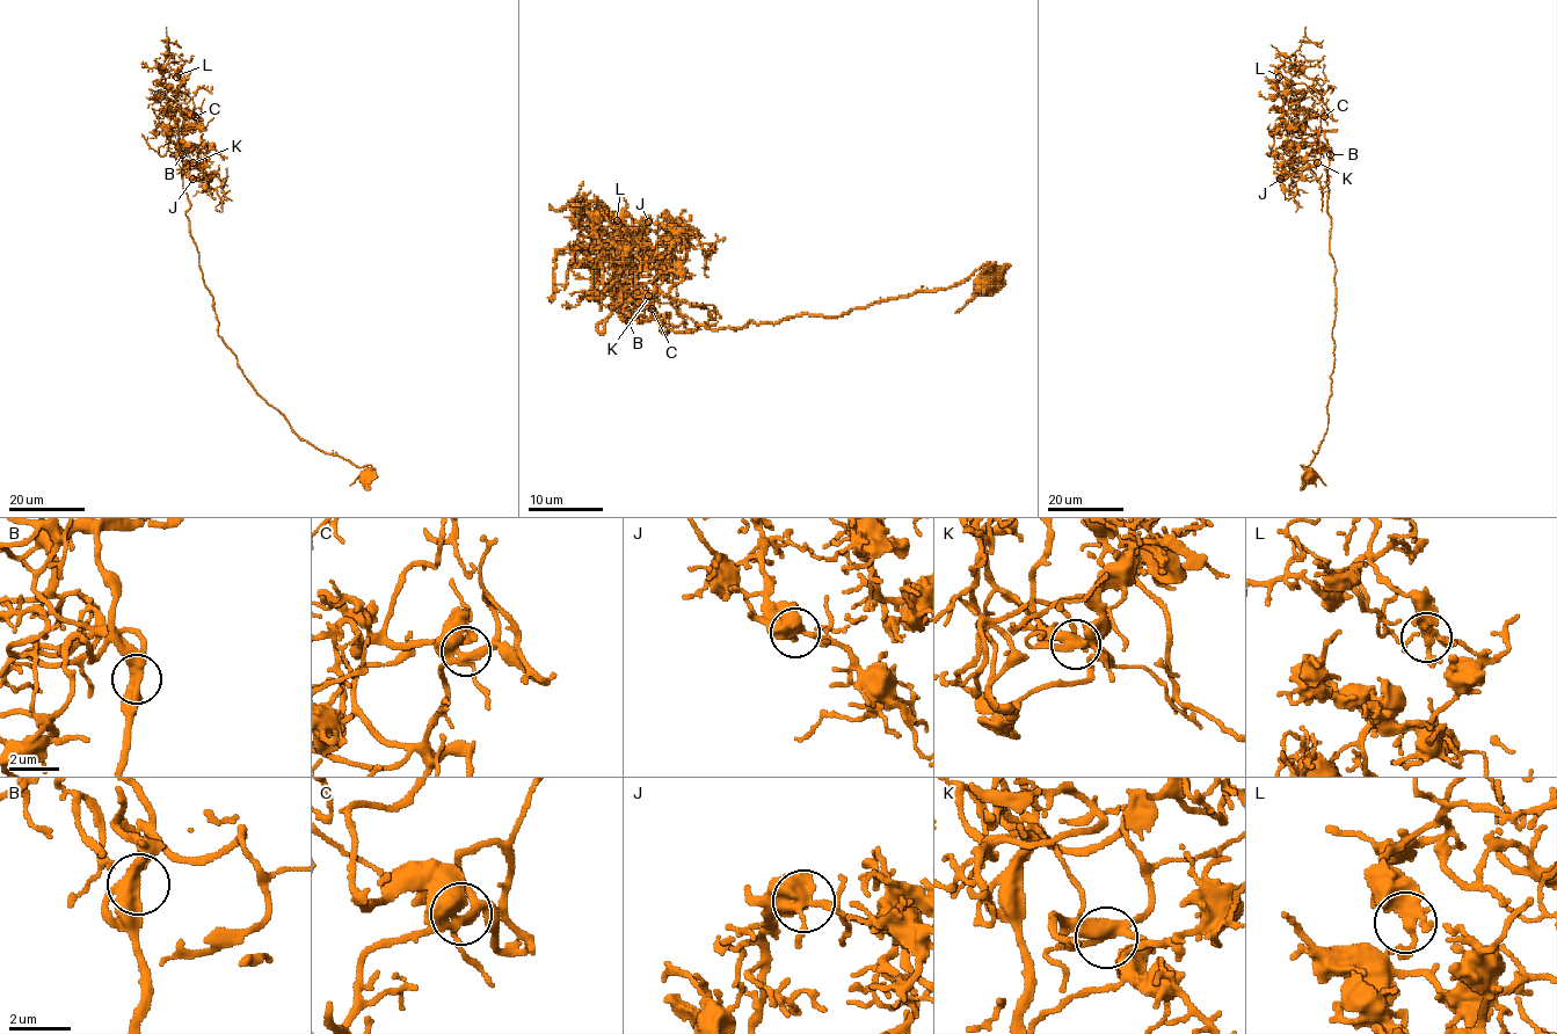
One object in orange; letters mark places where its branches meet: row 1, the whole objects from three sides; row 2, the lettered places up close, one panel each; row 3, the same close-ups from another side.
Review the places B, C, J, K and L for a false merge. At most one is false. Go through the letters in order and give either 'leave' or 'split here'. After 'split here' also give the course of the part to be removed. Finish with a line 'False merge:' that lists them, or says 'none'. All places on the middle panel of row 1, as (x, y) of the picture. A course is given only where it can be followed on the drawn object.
B: leave
C: leave
J: leave
K: leave
L: leave
False merge: none

